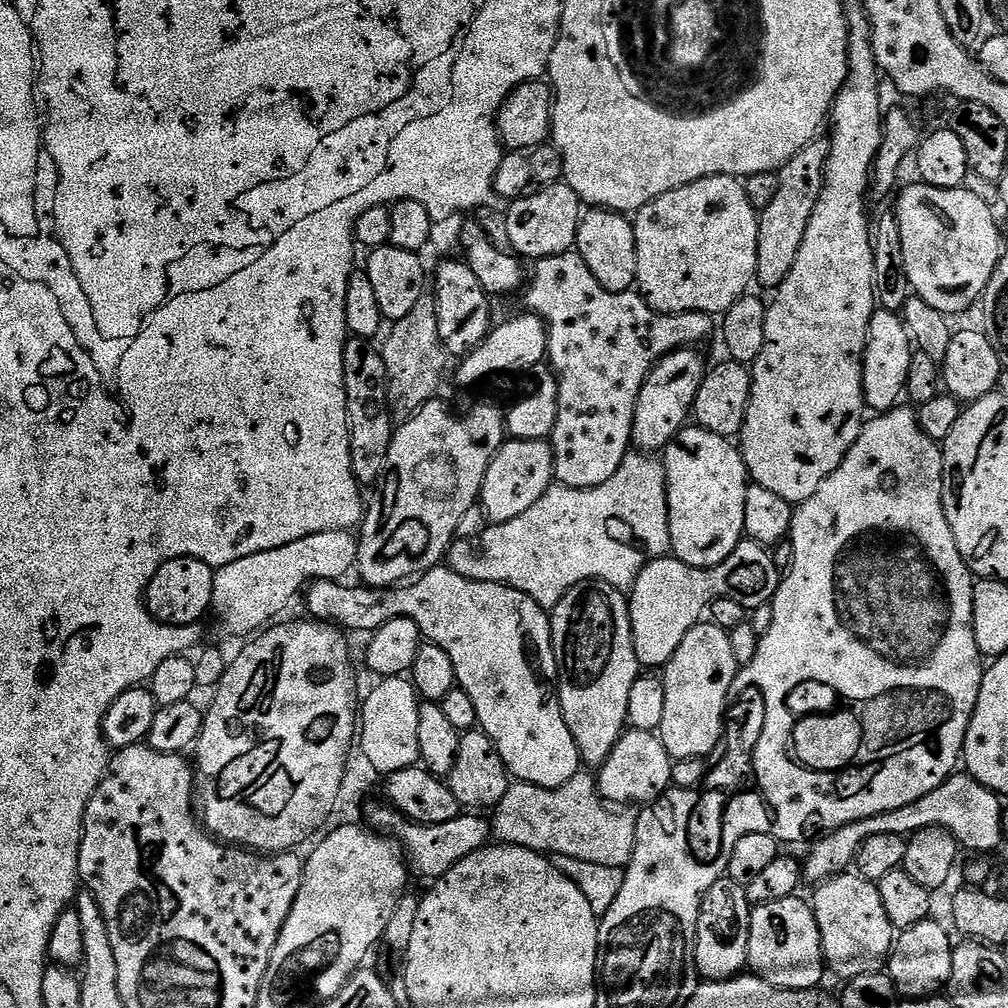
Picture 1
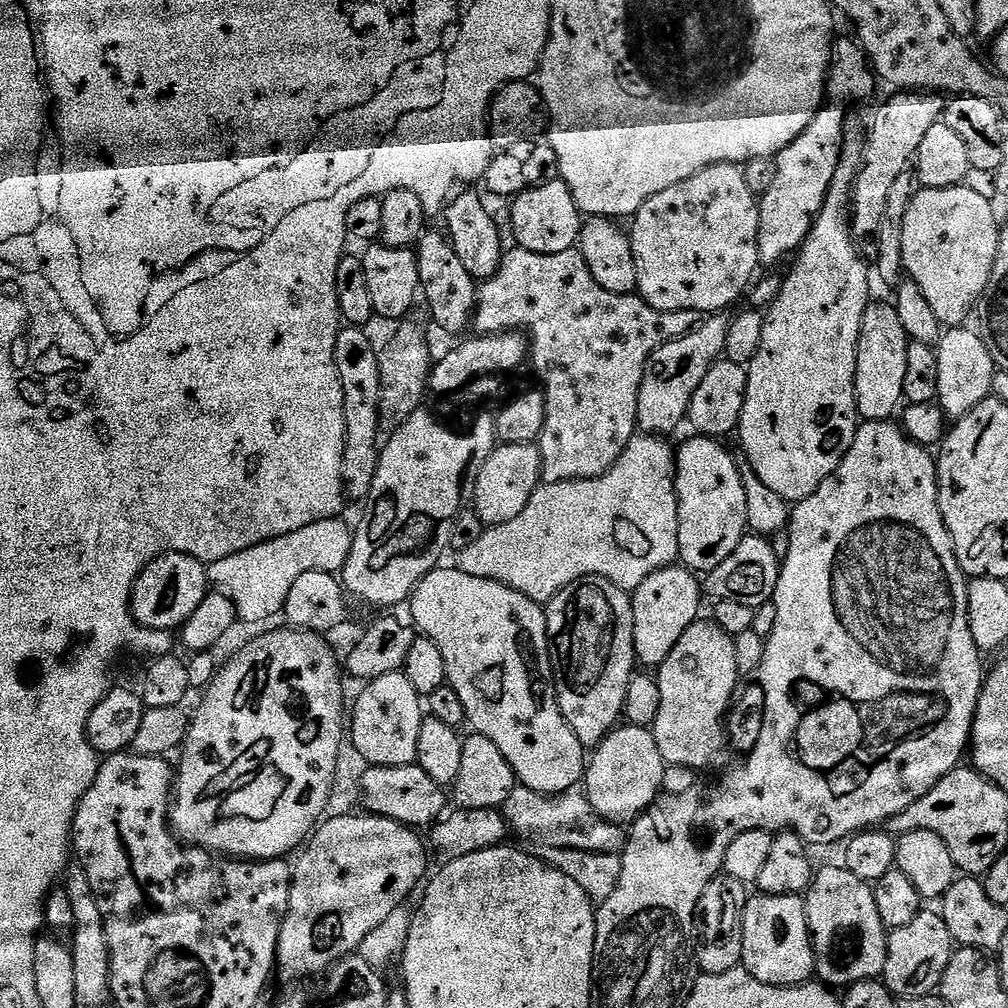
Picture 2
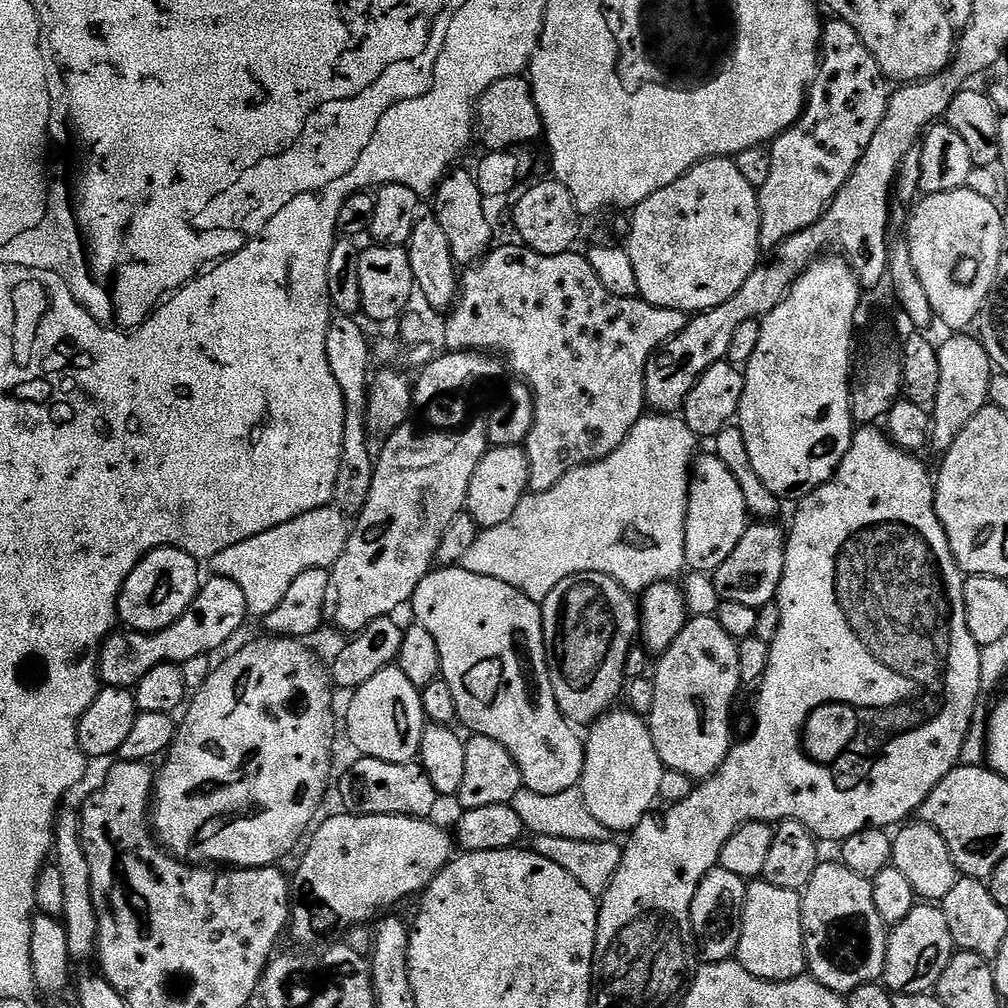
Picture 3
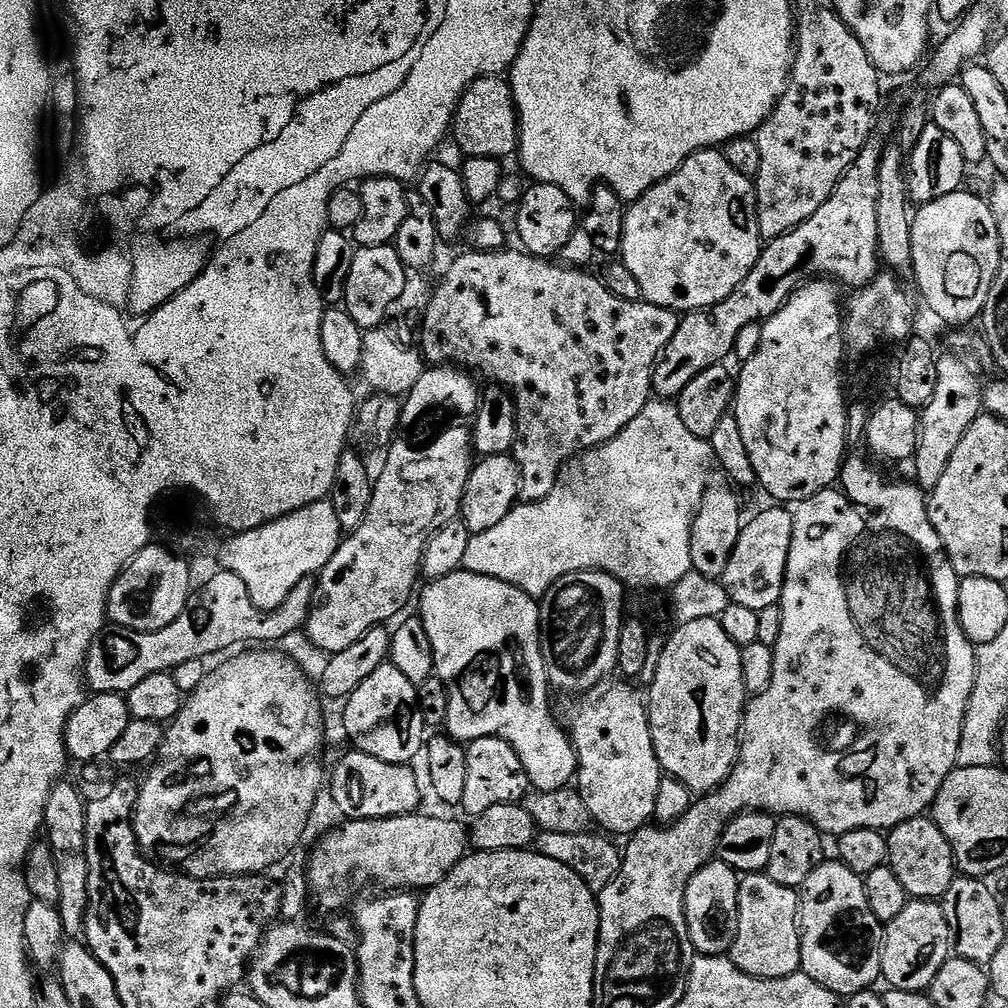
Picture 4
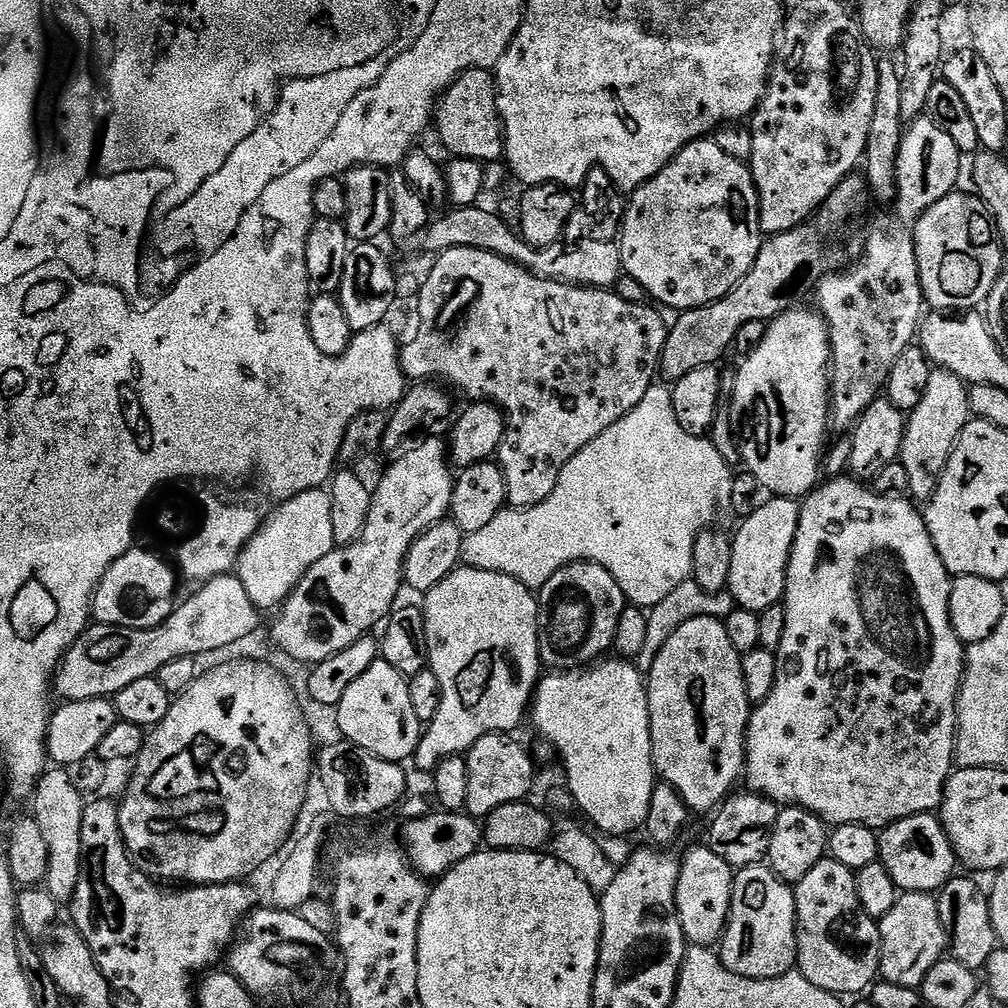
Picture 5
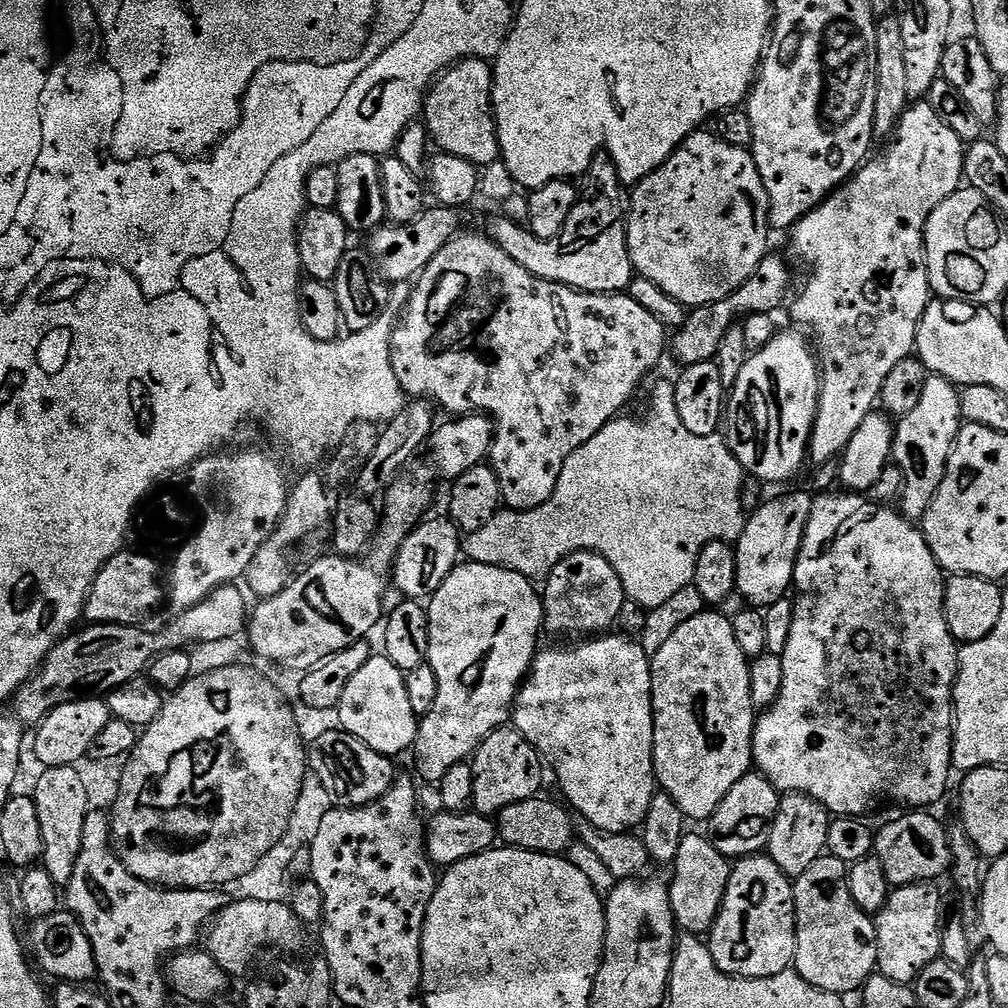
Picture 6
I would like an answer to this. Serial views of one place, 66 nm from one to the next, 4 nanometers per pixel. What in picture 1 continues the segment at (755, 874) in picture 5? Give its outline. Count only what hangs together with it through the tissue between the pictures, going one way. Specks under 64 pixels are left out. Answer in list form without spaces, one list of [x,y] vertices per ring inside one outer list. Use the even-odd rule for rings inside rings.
[[[794,895],[790,898],[782,898],[778,902],[755,905],[748,931],[748,968],[770,986],[784,988],[787,992],[810,992],[819,989],[820,979],[826,976],[818,922],[812,913],[811,903],[807,899],[800,899],[799,895]]]

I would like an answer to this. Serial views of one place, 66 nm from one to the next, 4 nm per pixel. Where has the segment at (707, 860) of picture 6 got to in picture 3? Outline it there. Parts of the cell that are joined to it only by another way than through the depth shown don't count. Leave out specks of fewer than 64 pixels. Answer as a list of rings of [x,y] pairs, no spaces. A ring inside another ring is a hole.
[[[719,866],[711,868],[706,878],[702,878],[694,894],[694,902],[690,906],[690,918],[694,944],[698,949],[699,959],[703,963],[717,964],[735,957],[740,941],[740,927],[747,889],[745,877],[730,874],[730,870]]]

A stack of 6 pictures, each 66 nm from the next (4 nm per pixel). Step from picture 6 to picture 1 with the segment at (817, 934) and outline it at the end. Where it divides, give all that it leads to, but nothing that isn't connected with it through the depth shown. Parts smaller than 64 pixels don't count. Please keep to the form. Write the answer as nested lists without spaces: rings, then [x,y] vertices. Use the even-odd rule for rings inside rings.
[[[841,874],[815,889],[810,896],[812,913],[818,922],[818,930],[822,938],[824,963],[827,971],[836,976],[841,976],[841,981],[847,982],[858,978],[867,972],[878,972],[885,967],[894,943],[894,929],[890,918],[886,918],[886,908],[882,906],[882,894],[873,881],[864,879],[859,874]]]

